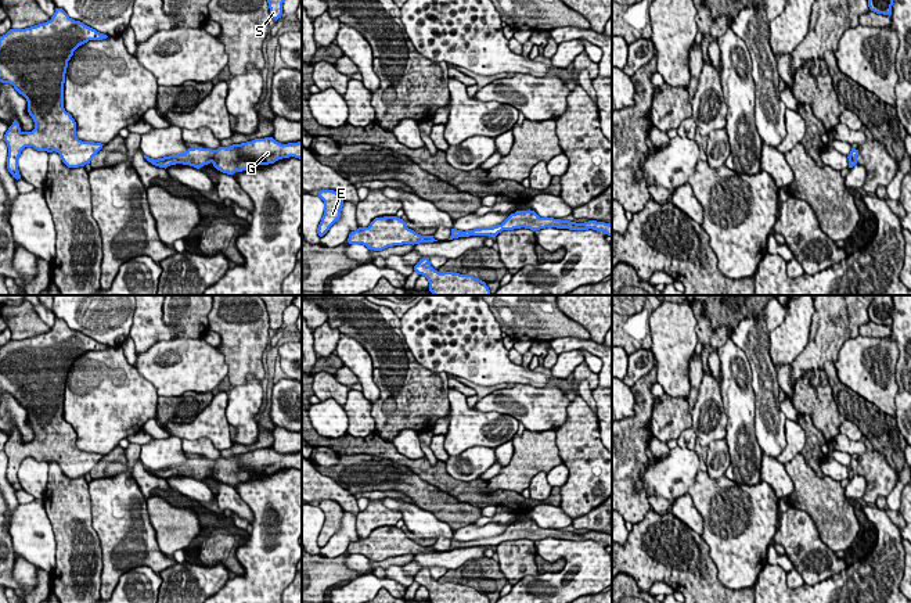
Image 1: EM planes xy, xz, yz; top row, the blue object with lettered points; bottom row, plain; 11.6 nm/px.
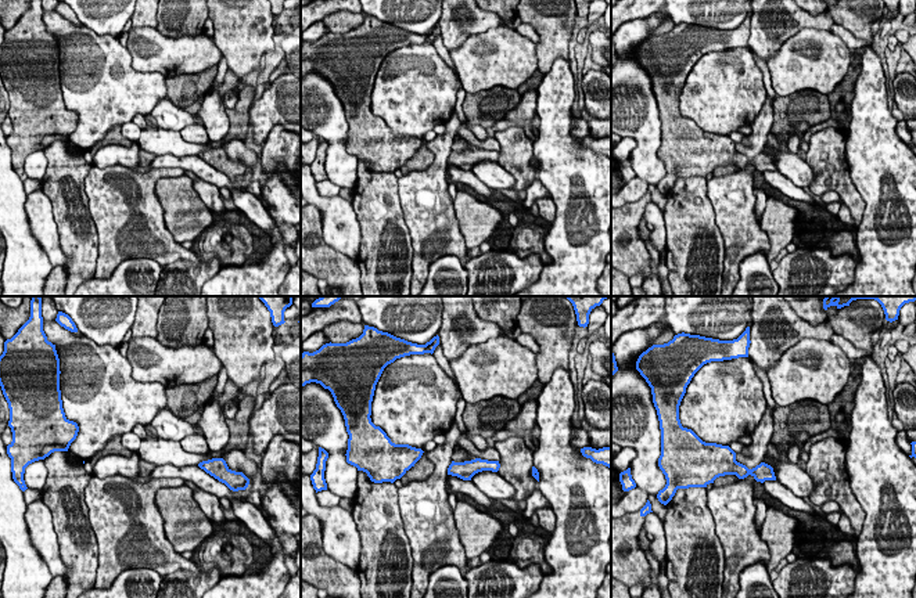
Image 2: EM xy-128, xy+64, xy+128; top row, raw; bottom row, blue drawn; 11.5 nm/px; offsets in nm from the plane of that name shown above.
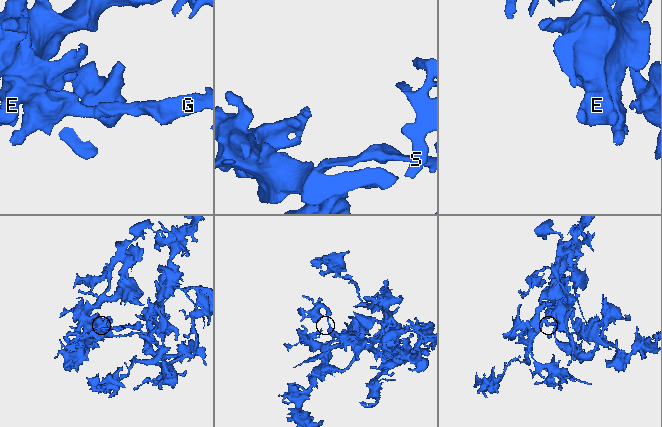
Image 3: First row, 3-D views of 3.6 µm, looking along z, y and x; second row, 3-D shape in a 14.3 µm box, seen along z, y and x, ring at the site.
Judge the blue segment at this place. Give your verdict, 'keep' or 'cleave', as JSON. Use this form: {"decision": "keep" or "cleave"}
{"decision": "keep"}

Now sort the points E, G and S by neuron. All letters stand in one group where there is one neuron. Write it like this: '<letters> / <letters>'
E G S

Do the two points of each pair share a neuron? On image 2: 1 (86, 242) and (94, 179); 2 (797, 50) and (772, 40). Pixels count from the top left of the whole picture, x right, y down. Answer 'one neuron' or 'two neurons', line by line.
1: two neurons
2: two neurons

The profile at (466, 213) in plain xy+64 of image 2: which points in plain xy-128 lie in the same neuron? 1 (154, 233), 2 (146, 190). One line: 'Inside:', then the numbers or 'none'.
Inside: none

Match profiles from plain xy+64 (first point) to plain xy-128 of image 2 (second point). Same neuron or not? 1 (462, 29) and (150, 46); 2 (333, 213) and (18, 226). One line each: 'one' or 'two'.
1: two
2: two

